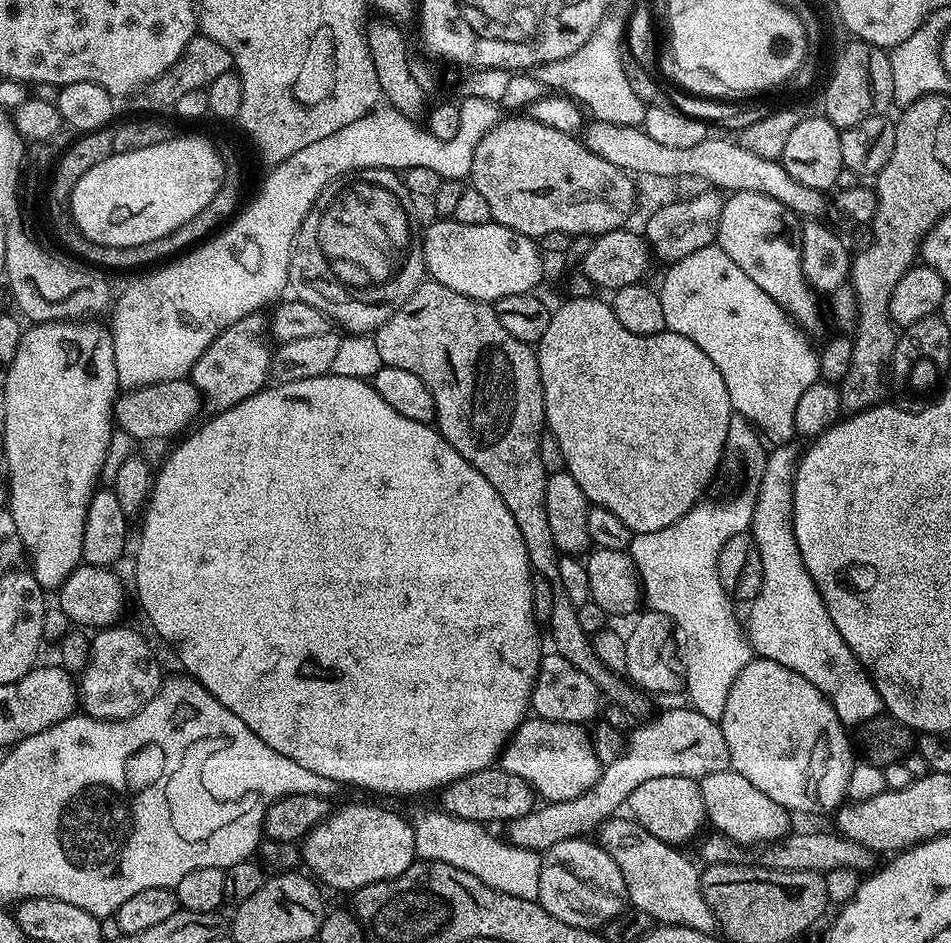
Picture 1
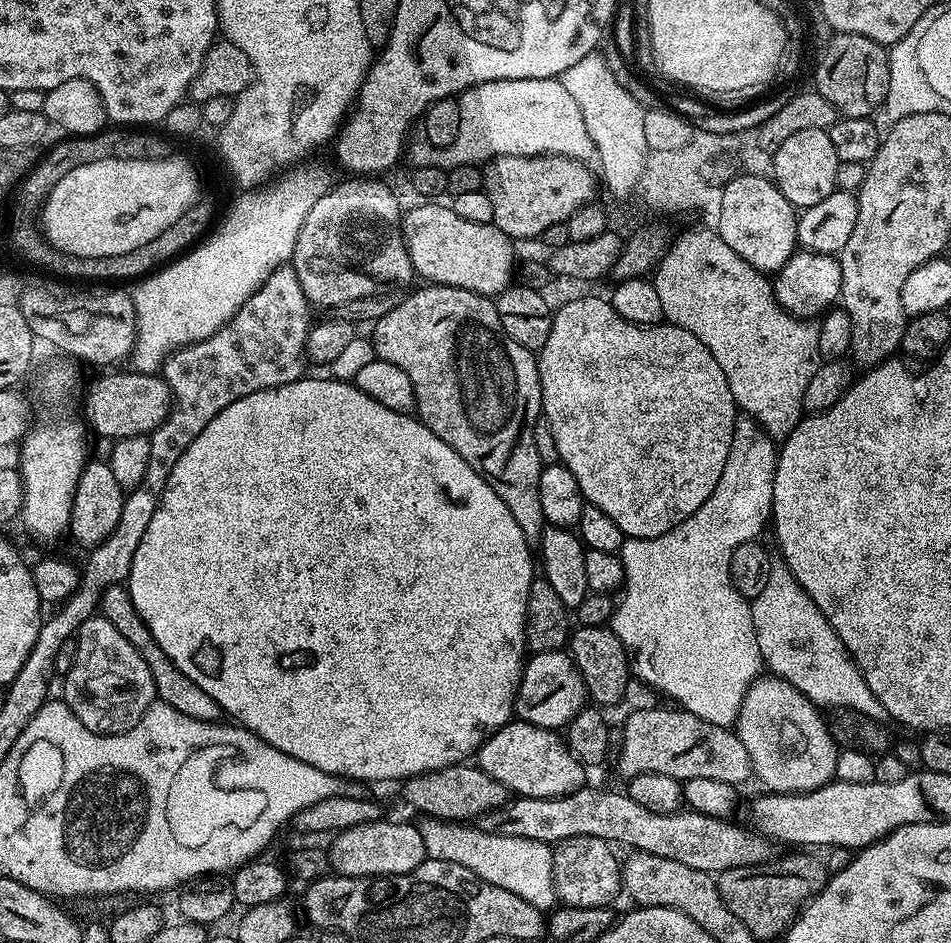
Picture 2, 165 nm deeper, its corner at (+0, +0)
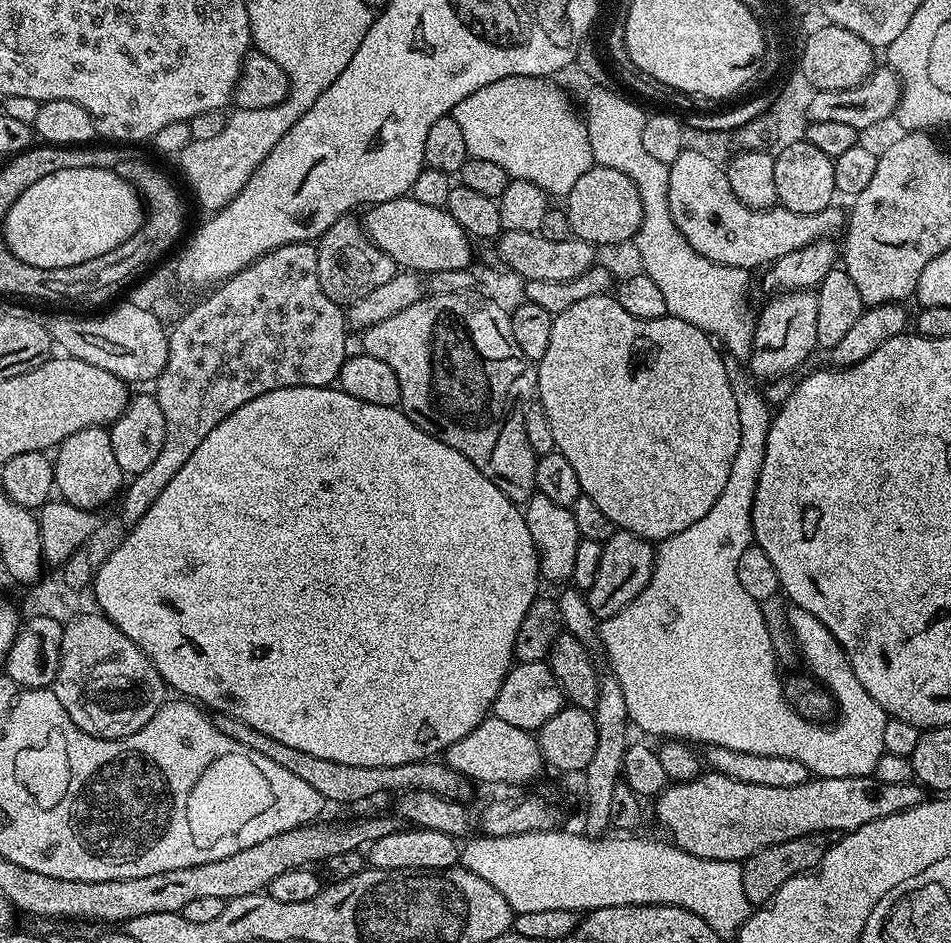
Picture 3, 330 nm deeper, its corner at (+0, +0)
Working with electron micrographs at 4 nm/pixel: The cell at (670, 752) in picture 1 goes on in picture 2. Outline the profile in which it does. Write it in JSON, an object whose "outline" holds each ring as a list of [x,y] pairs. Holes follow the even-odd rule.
{"outline":[[[679,706],[668,707],[672,708],[640,708],[622,720],[625,738],[618,768],[625,772],[625,777],[631,778],[638,774],[670,774],[670,778],[681,782],[690,778],[714,778],[718,782],[737,786],[743,785],[743,780],[753,779],[754,767],[750,754],[746,752],[746,746],[742,746],[740,737],[732,728],[706,722]]]}

